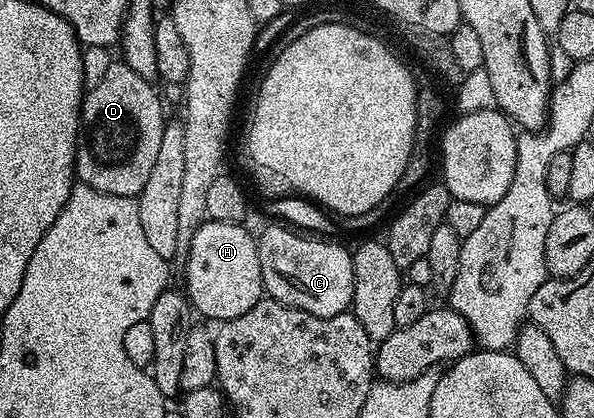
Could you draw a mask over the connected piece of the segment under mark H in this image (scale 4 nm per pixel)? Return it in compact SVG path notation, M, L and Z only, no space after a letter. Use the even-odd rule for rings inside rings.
M205 221L192 236L184 277L184 293L190 305L206 318L225 320L244 316L252 304L264 296L260 256L255 235L245 230L245 225L237 222Z

